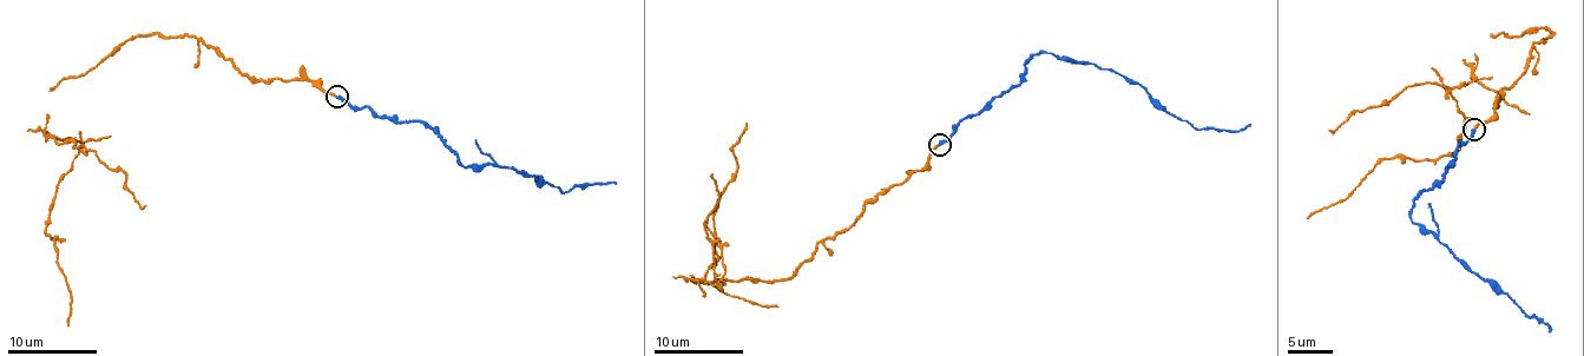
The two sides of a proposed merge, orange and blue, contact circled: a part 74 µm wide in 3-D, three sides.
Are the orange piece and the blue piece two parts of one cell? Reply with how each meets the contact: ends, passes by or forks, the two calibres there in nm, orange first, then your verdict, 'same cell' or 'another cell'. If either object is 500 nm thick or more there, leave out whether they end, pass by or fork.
orange ends there; blue ends there; 200 nm thick on the orange side, 320 nm on the other; another cell

